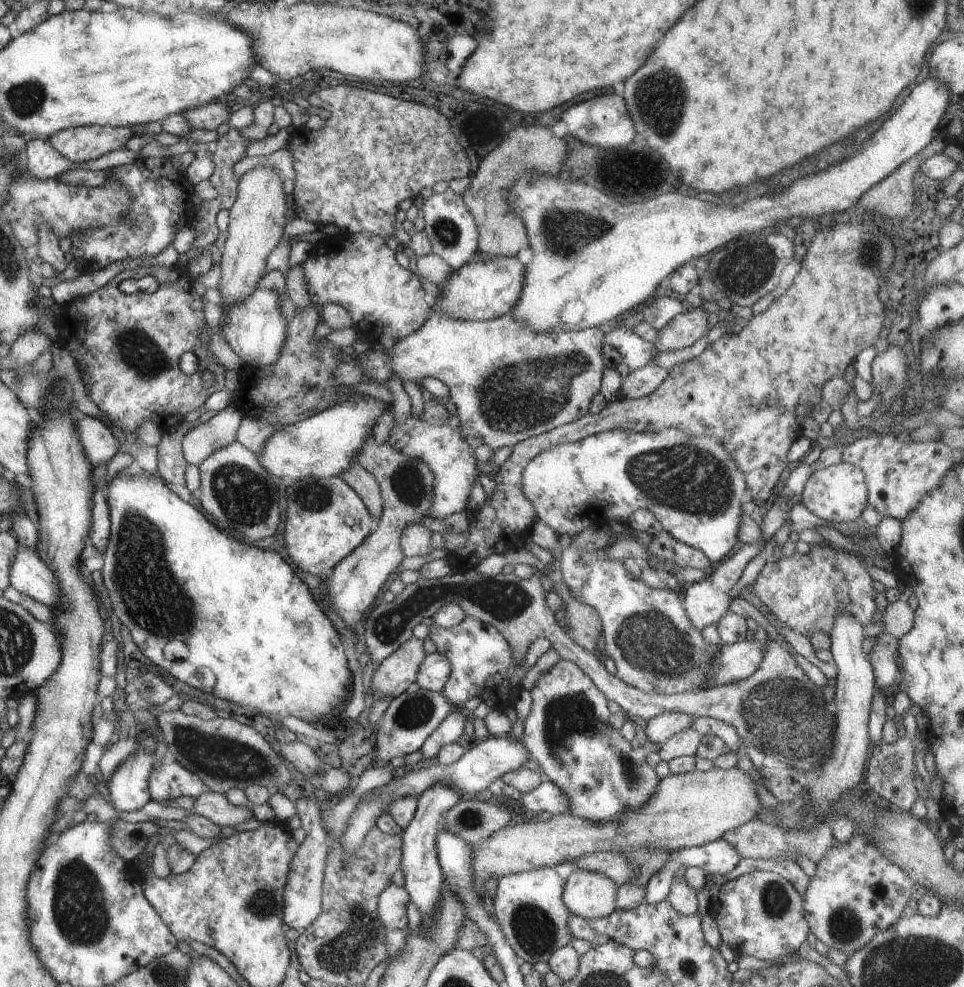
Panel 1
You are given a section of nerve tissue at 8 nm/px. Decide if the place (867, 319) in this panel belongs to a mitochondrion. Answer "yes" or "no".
no

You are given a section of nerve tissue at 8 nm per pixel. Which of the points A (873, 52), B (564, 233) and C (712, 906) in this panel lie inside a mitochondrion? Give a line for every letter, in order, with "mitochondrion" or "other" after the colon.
A: other
B: mitochondrion
C: other

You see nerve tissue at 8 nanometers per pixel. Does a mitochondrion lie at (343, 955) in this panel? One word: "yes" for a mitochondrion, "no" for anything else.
yes

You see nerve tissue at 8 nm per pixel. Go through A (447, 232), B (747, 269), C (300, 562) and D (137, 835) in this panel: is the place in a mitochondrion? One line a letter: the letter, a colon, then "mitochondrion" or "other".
A: mitochondrion
B: mitochondrion
C: other
D: other

